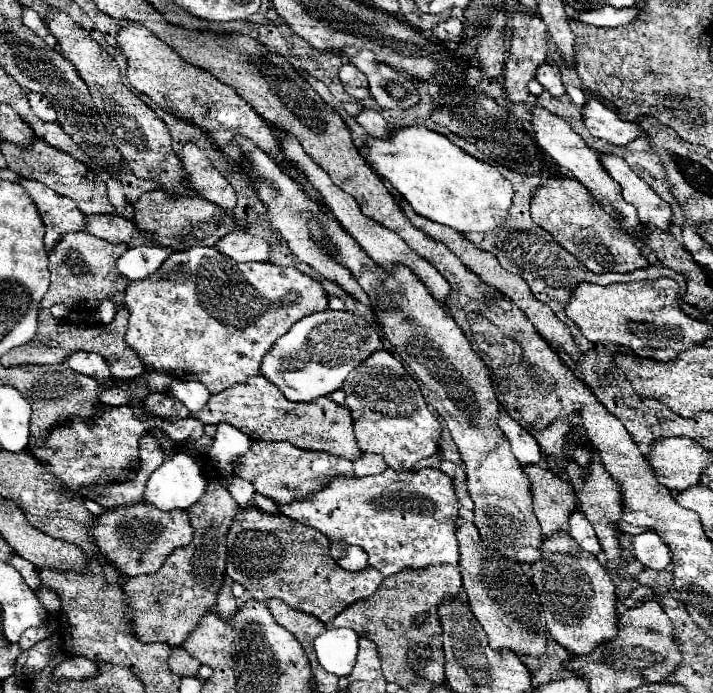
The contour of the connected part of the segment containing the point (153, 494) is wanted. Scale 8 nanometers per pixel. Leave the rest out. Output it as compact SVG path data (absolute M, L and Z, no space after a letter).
M185 445L183 449L179 449L173 459L167 459L159 469L155 469L147 481L145 487L145 503L155 505L161 511L171 511L171 509L189 509L193 507L203 491L207 489L207 479L205 475L201 475L201 461L199 461L199 451L195 445Z

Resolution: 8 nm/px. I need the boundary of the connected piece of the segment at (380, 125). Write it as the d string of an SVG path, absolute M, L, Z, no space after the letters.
M363 107L357 115L355 115L357 123L373 137L387 137L387 133L391 133L387 121L381 117L379 111L375 109L369 109L369 107Z

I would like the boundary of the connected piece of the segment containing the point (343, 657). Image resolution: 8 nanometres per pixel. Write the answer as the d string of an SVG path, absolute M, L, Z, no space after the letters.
M327 629L313 641L319 665L333 675L349 675L357 657L357 641L359 635L351 629Z

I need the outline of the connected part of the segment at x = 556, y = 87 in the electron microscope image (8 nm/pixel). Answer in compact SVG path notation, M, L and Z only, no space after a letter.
M543 63L537 67L537 81L553 95L553 97L561 97L565 95L563 89L563 81L561 81L561 73L559 67L553 63Z

